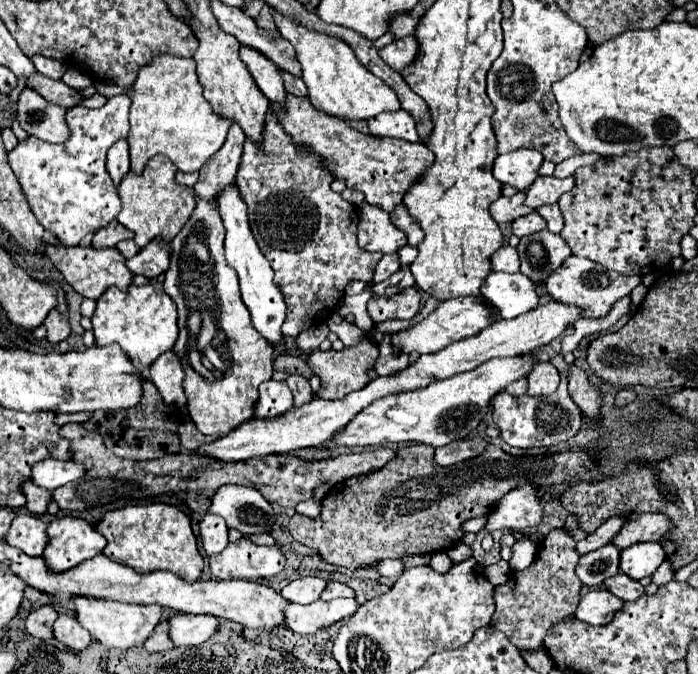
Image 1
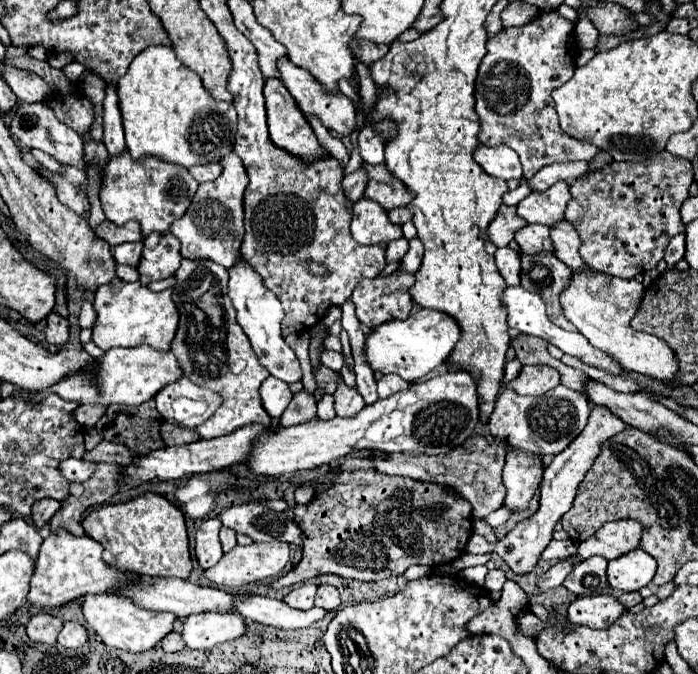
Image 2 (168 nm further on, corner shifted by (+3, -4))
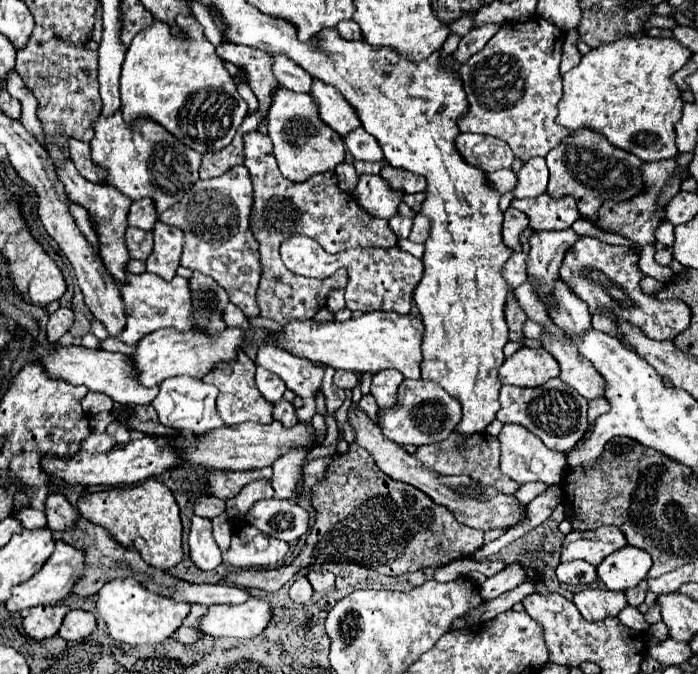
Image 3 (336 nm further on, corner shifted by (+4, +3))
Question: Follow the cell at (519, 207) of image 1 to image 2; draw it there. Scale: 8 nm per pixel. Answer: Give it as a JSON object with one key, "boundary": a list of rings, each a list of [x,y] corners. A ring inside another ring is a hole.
{"boundary":[[[501,206],[497,212],[497,220],[493,220],[489,226],[489,238],[497,248],[509,246],[509,242],[515,238],[515,232],[525,226],[527,222],[517,216],[515,206]]]}

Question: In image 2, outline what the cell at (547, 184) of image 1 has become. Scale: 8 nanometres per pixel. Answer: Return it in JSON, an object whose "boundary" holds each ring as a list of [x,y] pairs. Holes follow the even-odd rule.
{"boundary":[[[557,182],[553,188],[545,190],[545,194],[529,194],[525,200],[517,204],[517,214],[527,224],[545,224],[555,226],[557,222],[565,220],[565,208],[571,200],[569,184]]]}

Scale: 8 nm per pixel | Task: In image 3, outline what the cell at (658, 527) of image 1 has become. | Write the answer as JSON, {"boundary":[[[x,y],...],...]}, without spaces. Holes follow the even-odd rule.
{"boundary":[[[598,527],[592,531],[570,531],[562,543],[562,561],[584,559],[592,565],[600,565],[604,557],[628,545],[620,527]]]}

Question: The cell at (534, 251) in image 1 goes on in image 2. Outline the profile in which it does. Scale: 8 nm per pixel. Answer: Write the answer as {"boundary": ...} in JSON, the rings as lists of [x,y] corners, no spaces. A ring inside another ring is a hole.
{"boundary":[[[523,254],[523,260],[521,260],[521,286],[529,292],[537,292],[543,298],[543,302],[547,304],[549,320],[553,324],[565,328],[565,330],[573,330],[573,324],[569,324],[569,320],[563,316],[559,294],[569,286],[569,282],[571,282],[571,270],[555,254],[535,254],[535,258],[527,258]]]}

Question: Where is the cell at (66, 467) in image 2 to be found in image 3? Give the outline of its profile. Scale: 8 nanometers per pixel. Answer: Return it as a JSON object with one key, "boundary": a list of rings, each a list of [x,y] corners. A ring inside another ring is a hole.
{"boundary":[[[92,433],[88,439],[84,439],[84,443],[80,443],[80,451],[92,451],[92,453],[104,453],[110,447],[114,447],[116,441],[106,435],[106,433]]]}

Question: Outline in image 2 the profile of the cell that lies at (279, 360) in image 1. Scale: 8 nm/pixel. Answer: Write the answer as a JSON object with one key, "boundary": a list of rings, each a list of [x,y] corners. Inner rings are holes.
{"boundary":[[[319,366],[317,370],[313,370],[315,378],[317,378],[317,384],[327,392],[327,394],[333,394],[337,390],[337,372],[325,368],[325,366]]]}

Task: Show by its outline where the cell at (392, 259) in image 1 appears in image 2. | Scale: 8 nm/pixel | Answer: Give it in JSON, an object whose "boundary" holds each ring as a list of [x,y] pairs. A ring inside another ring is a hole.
{"boundary":[[[405,238],[389,242],[389,246],[387,246],[387,262],[399,262],[405,256],[407,248],[409,248],[409,242]]]}

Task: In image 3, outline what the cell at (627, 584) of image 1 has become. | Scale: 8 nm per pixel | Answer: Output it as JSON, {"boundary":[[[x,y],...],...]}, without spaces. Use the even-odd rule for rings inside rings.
{"boundary":[[[640,583],[640,585],[636,585],[634,589],[626,589],[624,593],[626,593],[626,597],[628,597],[628,603],[630,603],[630,605],[634,605],[634,607],[638,607],[638,605],[644,601],[646,583]]]}

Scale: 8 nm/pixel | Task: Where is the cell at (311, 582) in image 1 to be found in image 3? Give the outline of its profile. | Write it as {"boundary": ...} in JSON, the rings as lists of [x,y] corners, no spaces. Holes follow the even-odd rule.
{"boundary":[[[298,577],[290,587],[290,599],[294,603],[308,603],[312,593],[314,593],[314,589],[306,577]]]}

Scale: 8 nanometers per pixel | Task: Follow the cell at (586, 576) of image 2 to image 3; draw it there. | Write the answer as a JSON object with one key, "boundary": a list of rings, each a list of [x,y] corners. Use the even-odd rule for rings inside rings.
{"boundary":[[[582,559],[560,563],[556,567],[556,577],[560,583],[568,583],[568,585],[592,585],[598,581],[596,567],[592,563],[584,563]]]}

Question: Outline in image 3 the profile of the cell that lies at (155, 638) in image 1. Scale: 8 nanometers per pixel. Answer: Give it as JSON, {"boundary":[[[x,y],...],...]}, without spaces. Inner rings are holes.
{"boundary":[[[180,627],[176,633],[174,633],[174,639],[180,641],[180,643],[194,643],[198,639],[198,631],[192,629],[192,627]]]}

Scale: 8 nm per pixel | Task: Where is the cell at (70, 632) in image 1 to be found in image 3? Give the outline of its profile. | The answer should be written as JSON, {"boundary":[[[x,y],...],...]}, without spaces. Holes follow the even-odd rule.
{"boundary":[[[72,609],[66,613],[58,635],[66,641],[80,641],[86,639],[96,629],[96,617],[82,609]]]}

